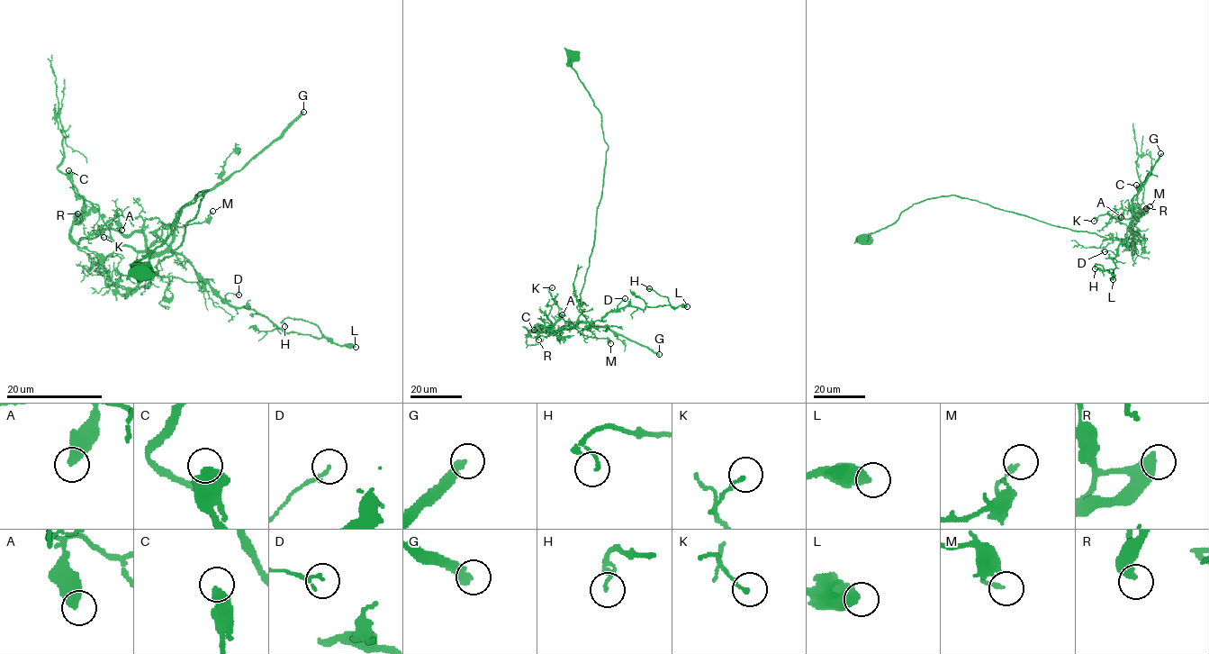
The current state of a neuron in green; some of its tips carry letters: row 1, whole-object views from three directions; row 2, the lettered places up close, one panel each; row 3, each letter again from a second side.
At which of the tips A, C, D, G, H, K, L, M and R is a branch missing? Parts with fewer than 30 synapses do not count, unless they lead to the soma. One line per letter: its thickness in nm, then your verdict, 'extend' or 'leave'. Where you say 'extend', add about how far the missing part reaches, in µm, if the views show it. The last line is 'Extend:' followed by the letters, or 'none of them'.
A: calibre 480 nm; leave
C: calibre 400 nm; leave
D: calibre 100 nm; leave
G: calibre 360 nm; extend; missing 60 µm
H: calibre 120 nm; leave
K: calibre 140 nm; leave
L: calibre 500 nm; leave
M: calibre 180 nm; leave
R: calibre 500 nm; extend; missing 170 µm
Extend: G, R

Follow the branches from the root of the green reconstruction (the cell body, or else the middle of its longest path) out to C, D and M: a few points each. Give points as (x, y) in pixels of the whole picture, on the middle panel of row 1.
C: (572, 56), (572, 68), (601, 114), (608, 145), (602, 193), (576, 323), (550, 333), (545, 326), (534, 330)
D: (572, 56), (572, 68), (601, 114), (608, 145), (594, 244), (580, 295), (577, 324), (599, 321), (625, 298)
M: (572, 56), (572, 68), (601, 114), (608, 145), (594, 244), (580, 295), (581, 313), (573, 328), (610, 343)

